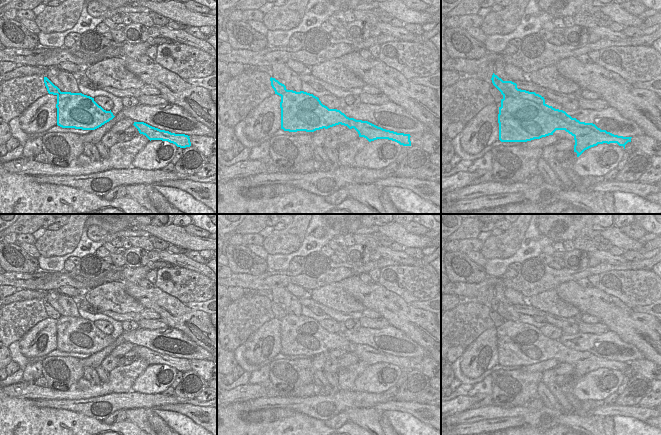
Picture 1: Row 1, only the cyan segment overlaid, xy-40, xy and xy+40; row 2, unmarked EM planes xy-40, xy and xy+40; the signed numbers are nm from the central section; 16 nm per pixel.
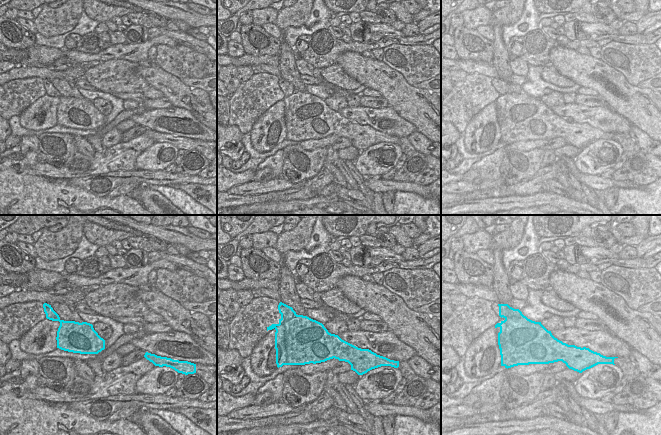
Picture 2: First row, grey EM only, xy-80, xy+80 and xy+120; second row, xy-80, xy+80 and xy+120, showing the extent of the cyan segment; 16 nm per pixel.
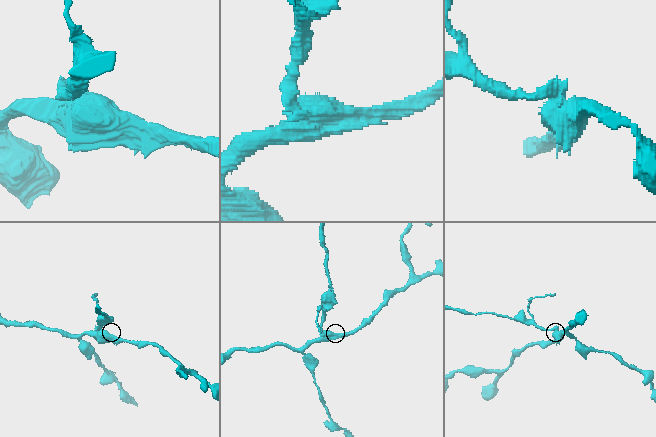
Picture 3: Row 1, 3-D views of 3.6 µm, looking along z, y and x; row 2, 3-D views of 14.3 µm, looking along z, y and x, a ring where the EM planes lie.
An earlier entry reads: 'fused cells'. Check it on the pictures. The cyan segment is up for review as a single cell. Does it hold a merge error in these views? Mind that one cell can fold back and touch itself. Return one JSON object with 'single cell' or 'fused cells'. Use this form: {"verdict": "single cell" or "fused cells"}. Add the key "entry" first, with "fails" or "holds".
{"entry": "holds", "verdict": "fused cells"}

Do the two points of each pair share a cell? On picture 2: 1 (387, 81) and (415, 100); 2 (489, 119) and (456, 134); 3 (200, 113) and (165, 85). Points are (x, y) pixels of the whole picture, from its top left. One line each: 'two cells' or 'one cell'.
1: one cell
2: two cells
3: one cell

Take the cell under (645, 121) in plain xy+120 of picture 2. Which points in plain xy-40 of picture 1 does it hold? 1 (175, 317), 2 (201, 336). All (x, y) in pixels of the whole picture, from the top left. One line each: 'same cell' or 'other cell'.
1: same cell
2: same cell

